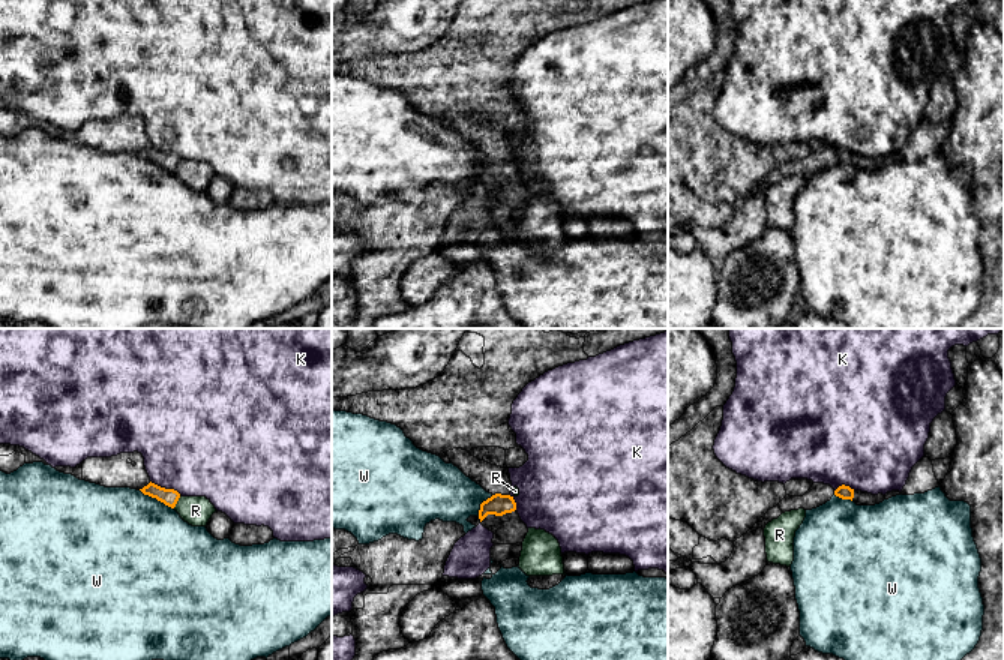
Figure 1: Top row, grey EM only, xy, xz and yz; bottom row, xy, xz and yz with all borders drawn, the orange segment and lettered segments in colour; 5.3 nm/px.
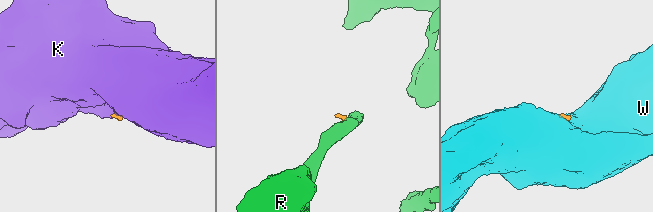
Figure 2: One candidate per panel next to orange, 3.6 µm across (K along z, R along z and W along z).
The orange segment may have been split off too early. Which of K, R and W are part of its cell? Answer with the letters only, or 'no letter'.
no letter

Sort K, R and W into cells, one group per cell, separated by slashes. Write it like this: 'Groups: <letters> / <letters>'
Groups: K / R / W

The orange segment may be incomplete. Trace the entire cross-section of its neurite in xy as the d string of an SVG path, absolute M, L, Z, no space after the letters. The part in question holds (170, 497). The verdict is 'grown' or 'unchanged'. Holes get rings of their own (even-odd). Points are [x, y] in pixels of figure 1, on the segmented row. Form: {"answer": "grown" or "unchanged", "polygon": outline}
{"answer": "unchanged", "polygon": "M152 482L140 490L144 495L156 498L158 501L164 502L165 506L168 506L171 508L176 507L179 498L180 498L180 494L177 490L161 488Z"}

